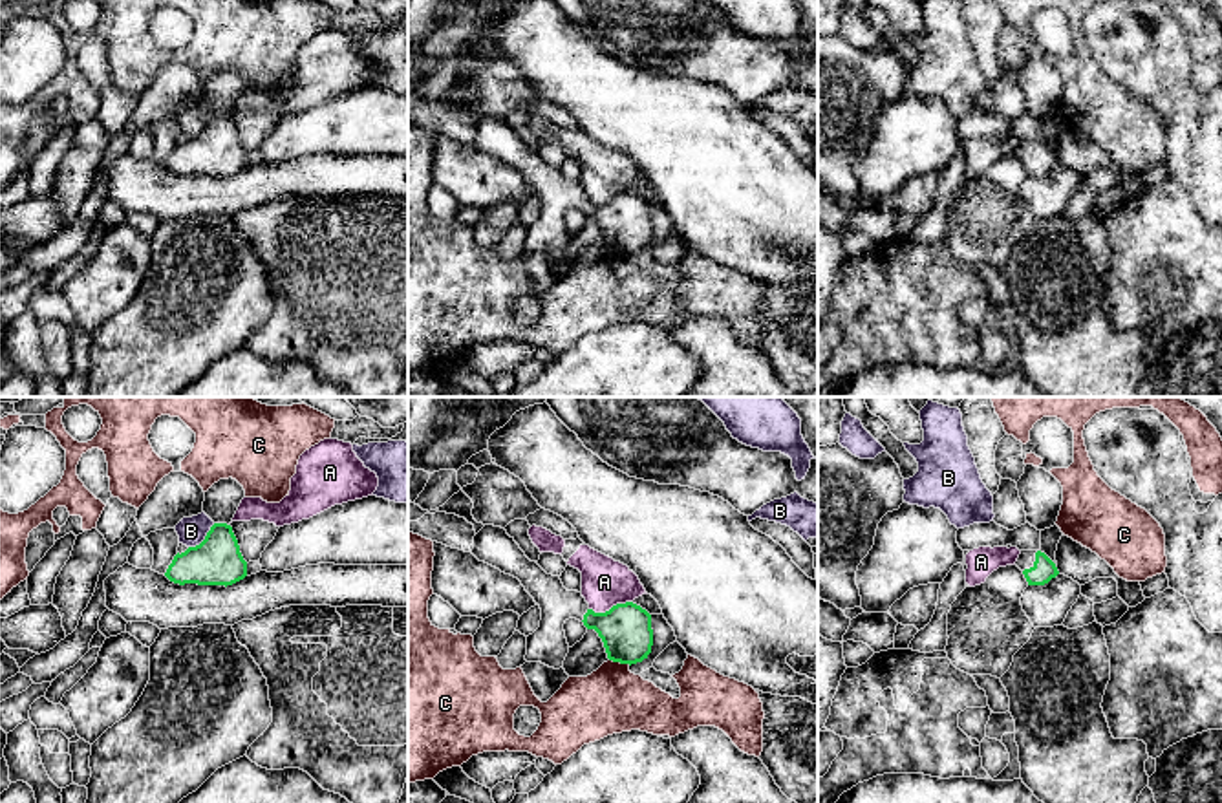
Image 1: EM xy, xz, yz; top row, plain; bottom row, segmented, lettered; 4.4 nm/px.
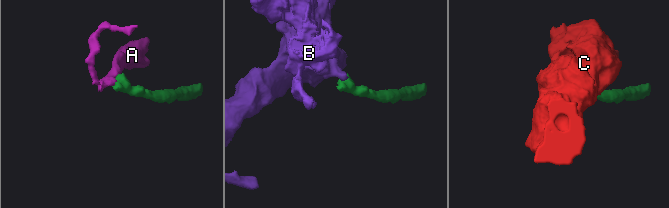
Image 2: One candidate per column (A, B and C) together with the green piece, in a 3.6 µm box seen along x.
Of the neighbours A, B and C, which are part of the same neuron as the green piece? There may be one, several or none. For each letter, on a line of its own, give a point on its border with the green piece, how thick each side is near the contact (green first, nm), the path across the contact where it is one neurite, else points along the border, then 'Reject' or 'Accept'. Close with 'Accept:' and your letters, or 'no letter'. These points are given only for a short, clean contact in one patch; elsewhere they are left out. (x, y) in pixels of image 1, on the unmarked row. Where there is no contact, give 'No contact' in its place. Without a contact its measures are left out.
A: Touches green at xz (611, 198). Thickness 220 nm (green) against 200 nm. Boundary: xz (632, 191), (613, 194), (604, 202), (589, 200). Reject
B: Touches green at xy (205, 128). Thickness 220 nm (green) against 120 nm. Reject
C: Touches green at xz (621, 253). Thickness 220 nm (green) against 300 nm. Reject
Accept: no letter

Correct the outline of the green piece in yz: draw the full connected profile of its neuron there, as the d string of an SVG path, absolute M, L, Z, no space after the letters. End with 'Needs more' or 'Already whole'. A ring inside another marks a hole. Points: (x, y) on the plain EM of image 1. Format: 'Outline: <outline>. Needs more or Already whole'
Outline: M1021 141L1015 155L1023 161L1028 176L1045 176L1059 165L1056 154L1041 141Z. Needs more

